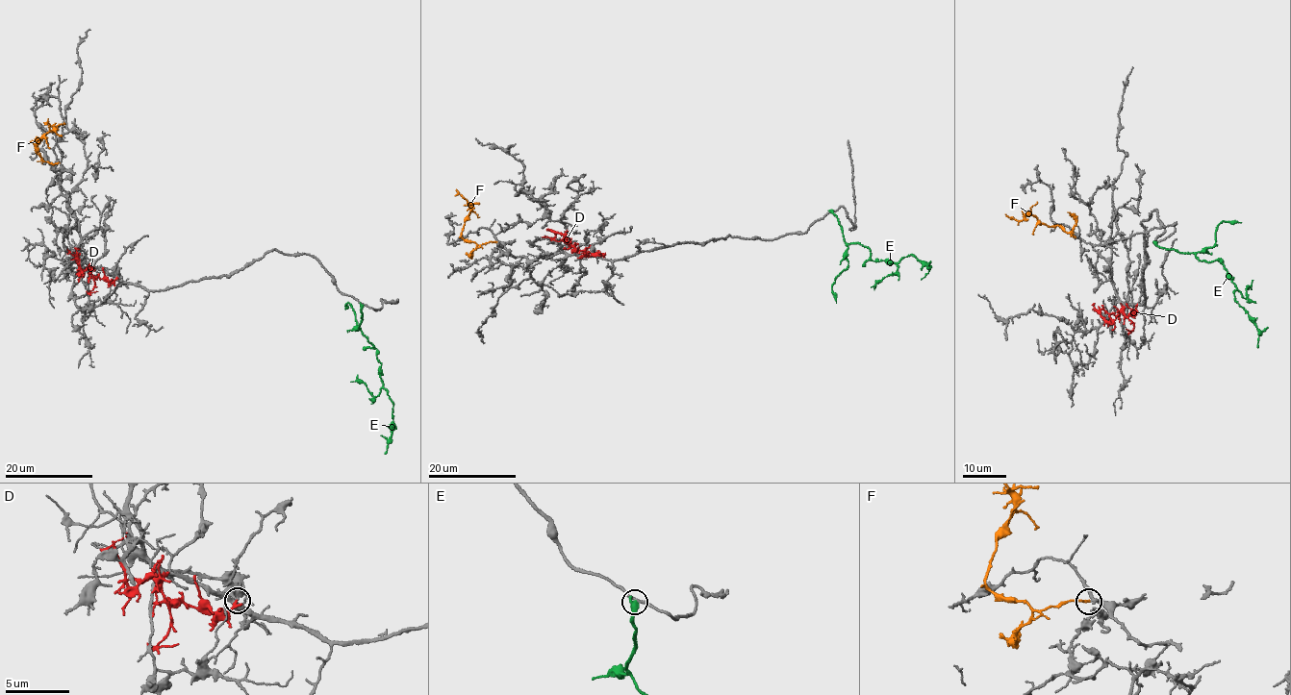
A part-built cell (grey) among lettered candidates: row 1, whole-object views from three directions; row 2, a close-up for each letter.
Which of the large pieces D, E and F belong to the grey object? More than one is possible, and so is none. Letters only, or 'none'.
F

